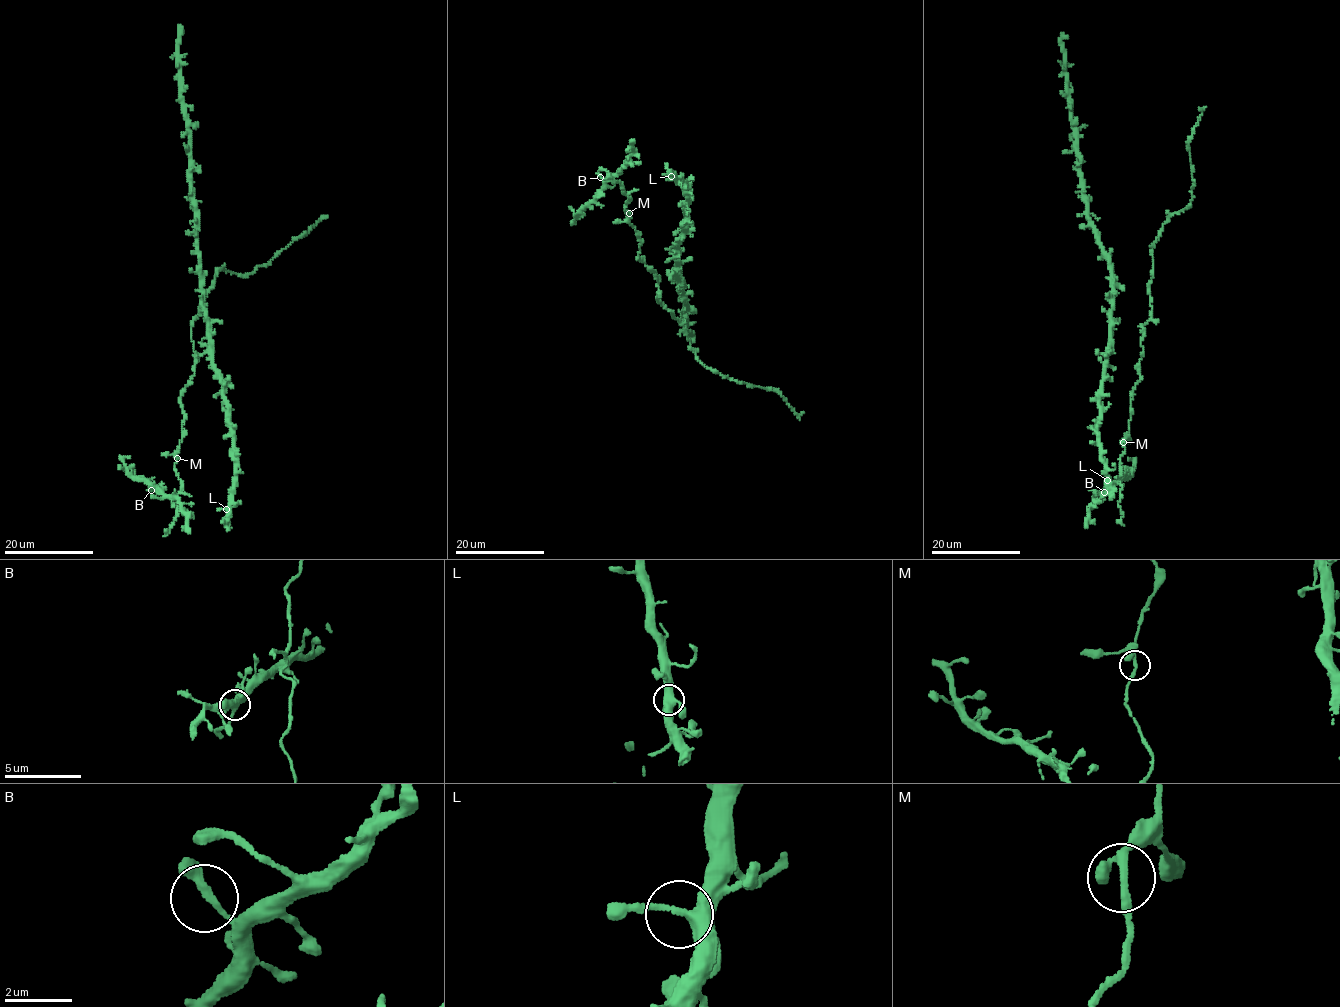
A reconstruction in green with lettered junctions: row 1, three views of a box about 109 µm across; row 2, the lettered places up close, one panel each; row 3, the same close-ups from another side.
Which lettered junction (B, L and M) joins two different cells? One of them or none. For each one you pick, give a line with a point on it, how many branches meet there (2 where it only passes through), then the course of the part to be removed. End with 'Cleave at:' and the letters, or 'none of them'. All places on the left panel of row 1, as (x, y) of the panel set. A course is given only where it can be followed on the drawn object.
Cleave at: none of them

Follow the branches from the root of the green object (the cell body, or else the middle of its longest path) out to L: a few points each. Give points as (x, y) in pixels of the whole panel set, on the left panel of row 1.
L: (211, 348), (211, 365), (223, 386), (233, 443), (234, 489), (230, 506), (226, 509)

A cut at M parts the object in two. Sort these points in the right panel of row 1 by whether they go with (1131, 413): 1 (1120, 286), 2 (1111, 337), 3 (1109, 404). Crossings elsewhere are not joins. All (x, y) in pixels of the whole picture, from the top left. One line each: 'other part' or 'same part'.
1: other part
2: other part
3: other part

